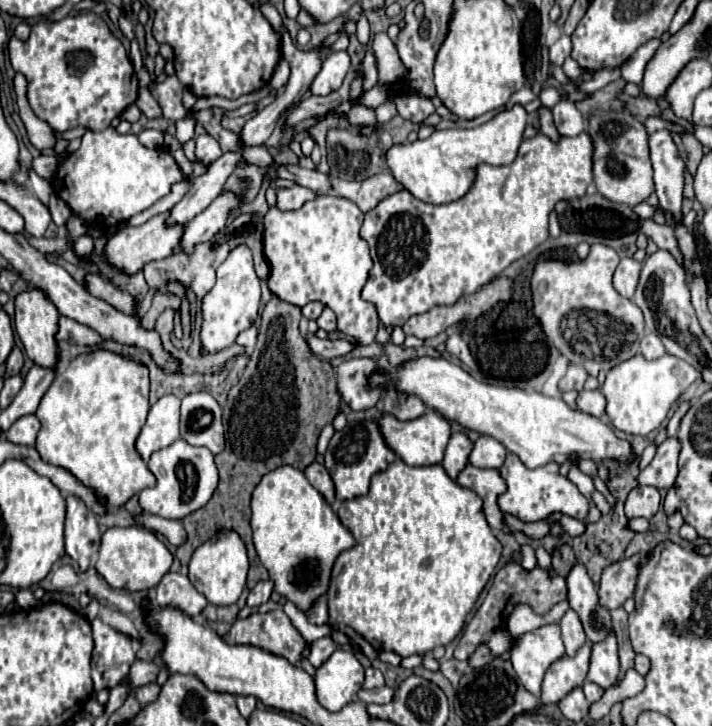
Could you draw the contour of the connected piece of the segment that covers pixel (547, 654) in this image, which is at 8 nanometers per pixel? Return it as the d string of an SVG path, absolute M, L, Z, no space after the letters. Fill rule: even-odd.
M557 624L539 626L533 632L519 636L511 650L511 664L521 684L535 696L541 694L541 682L547 668L565 654Z

